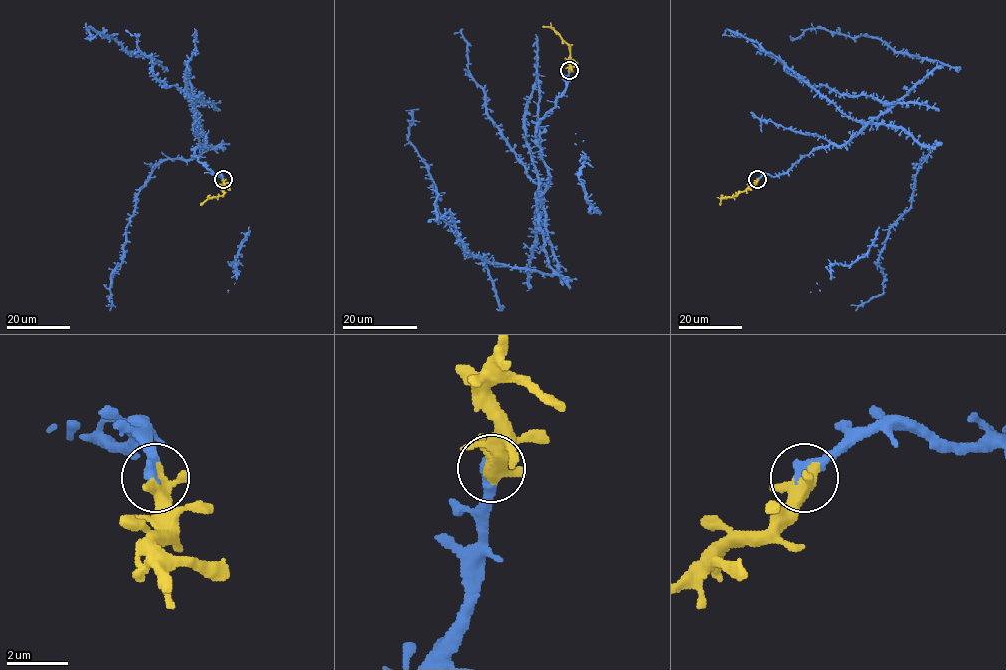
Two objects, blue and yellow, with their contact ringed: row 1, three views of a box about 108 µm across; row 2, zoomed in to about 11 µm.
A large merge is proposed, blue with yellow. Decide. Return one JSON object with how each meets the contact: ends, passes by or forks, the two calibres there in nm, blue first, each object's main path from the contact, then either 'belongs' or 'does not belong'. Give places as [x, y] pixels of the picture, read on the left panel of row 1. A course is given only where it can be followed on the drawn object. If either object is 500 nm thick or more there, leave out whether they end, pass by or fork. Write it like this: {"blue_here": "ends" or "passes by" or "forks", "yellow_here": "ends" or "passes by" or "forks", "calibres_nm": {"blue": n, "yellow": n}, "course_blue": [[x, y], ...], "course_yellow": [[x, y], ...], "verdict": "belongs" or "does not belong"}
{"calibres_nm": {"blue": 400, "yellow": 600}, "course_blue": [[222, 179], [195, 156], [206, 143], [196, 124], [208, 149], [164, 159], [153, 170], [136, 200], [108, 305]], "course_yellow": [[222, 179], [223, 194], [210, 197], [200, 205]], "verdict": "belongs"}

